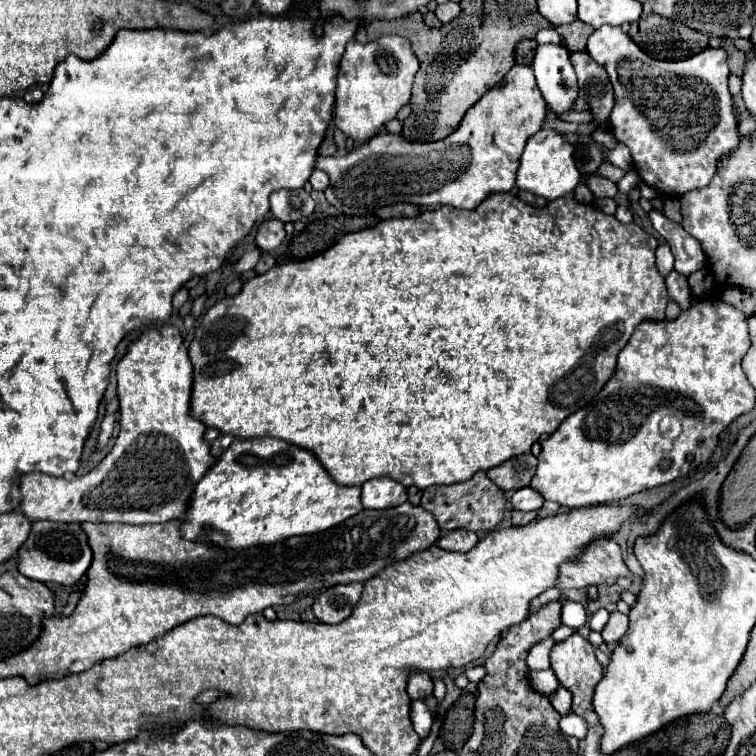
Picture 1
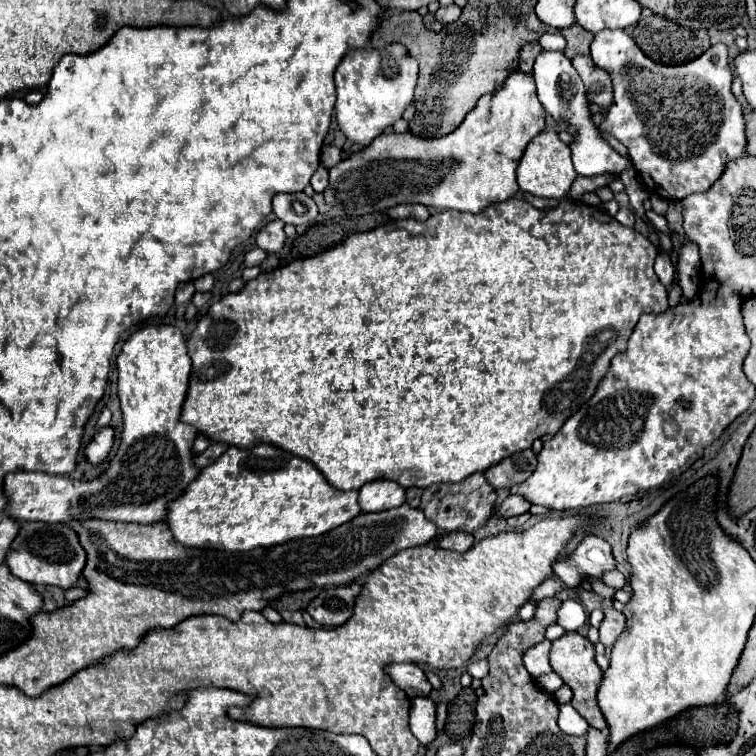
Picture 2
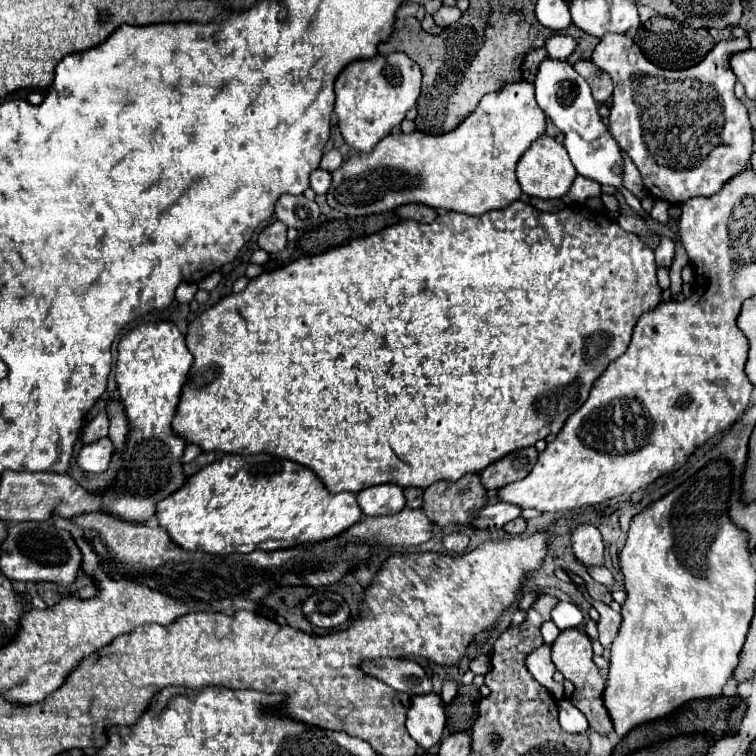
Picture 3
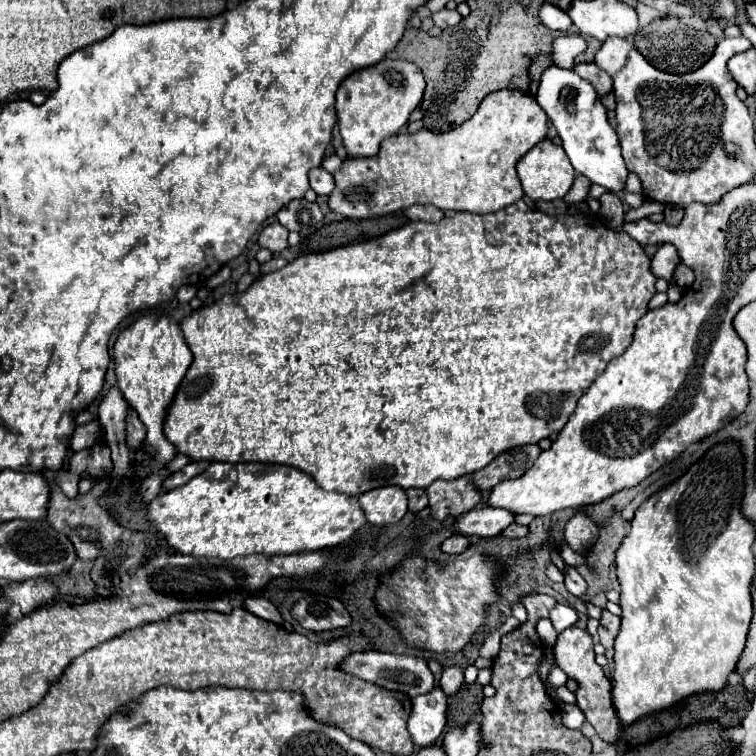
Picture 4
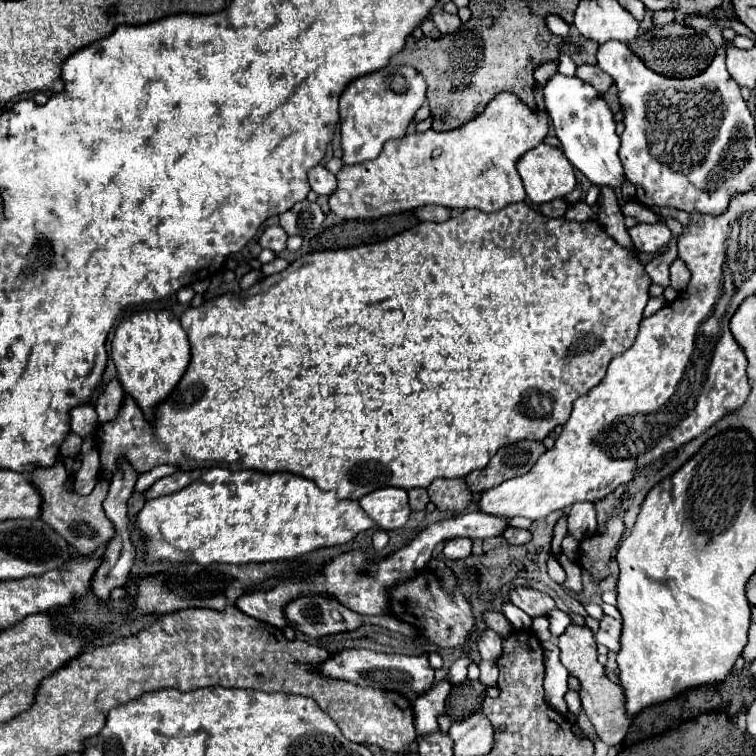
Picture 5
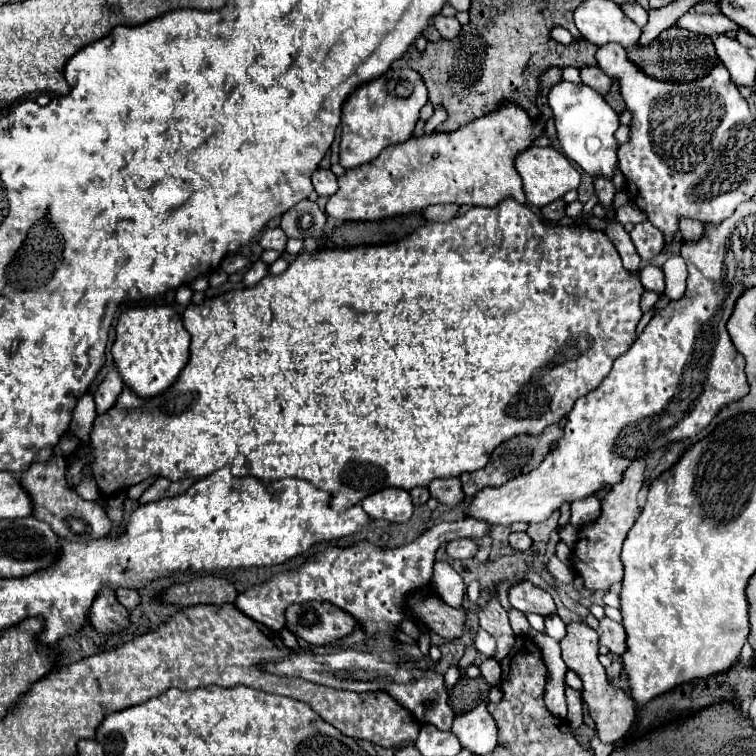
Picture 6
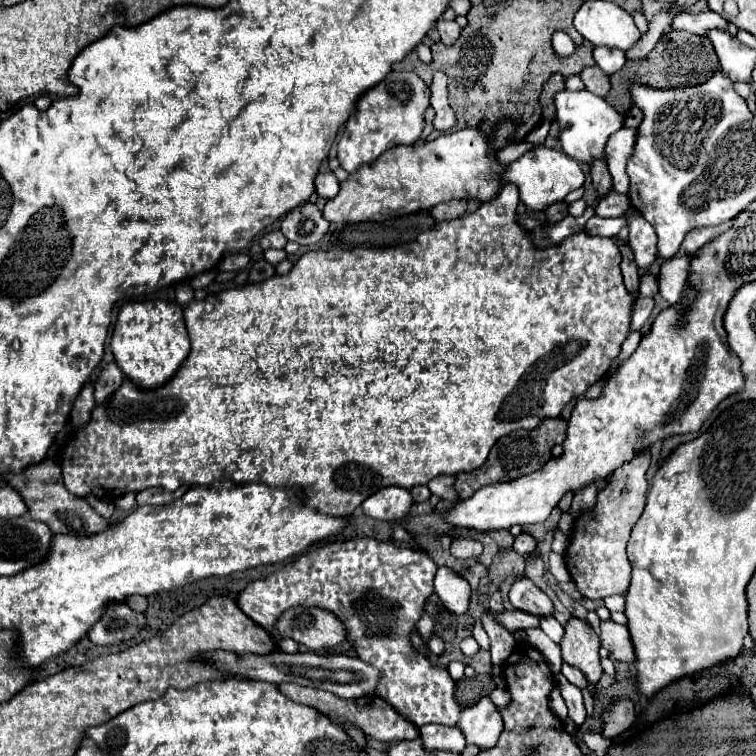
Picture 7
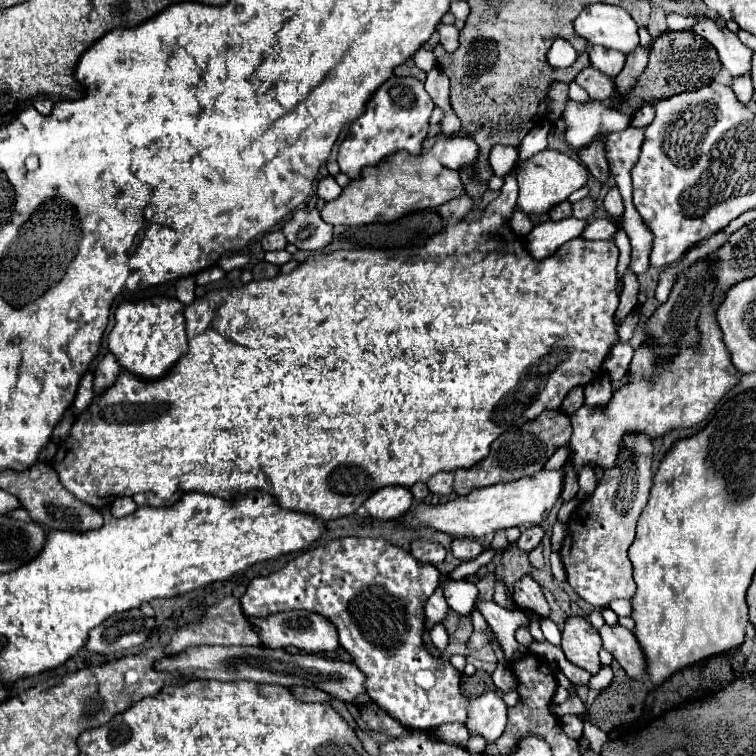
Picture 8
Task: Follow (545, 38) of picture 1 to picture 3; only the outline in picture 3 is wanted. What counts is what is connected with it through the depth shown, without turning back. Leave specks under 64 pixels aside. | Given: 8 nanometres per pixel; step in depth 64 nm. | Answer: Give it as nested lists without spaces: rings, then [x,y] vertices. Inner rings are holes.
[[[554,34],[550,38],[546,38],[546,52],[550,58],[560,58],[560,60],[566,60],[574,48],[576,48],[576,40],[570,38],[570,36],[560,36],[560,34]]]

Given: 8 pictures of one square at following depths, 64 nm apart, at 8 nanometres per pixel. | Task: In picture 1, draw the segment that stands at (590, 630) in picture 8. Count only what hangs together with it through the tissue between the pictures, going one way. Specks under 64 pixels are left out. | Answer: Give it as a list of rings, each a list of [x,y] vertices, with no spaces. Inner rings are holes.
[[[574,634],[570,636],[568,640],[564,642],[558,642],[552,652],[550,652],[550,664],[552,664],[552,670],[556,674],[556,678],[560,680],[560,686],[564,686],[566,690],[572,692],[574,696],[574,702],[572,702],[572,712],[582,716],[590,726],[598,726],[598,716],[592,708],[592,694],[594,694],[594,686],[600,682],[602,678],[602,666],[600,662],[596,660],[594,656],[594,646],[582,638],[580,634]]]

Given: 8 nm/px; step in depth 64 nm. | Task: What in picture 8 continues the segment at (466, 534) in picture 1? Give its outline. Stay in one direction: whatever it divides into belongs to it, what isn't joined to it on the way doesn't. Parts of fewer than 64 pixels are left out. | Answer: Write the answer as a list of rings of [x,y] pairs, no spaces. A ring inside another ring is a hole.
[[[456,538],[452,542],[452,554],[458,558],[458,560],[474,560],[480,552],[482,552],[482,544],[474,538]]]

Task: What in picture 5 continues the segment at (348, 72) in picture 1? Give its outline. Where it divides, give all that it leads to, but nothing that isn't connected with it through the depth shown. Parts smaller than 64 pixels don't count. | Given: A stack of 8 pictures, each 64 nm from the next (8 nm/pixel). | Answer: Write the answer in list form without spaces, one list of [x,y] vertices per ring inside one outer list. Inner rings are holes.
[[[392,66],[356,78],[340,94],[340,130],[342,130],[342,162],[360,164],[374,160],[384,142],[406,134],[414,112],[426,102],[426,82],[412,66]]]

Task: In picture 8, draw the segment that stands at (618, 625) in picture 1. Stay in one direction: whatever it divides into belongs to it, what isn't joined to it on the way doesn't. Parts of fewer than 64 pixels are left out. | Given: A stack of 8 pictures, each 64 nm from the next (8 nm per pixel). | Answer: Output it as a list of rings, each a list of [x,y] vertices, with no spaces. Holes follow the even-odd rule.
[[[604,624],[600,630],[600,638],[604,648],[614,656],[614,660],[626,670],[628,676],[644,676],[646,660],[644,654],[634,638],[634,634],[622,626],[608,626]]]

